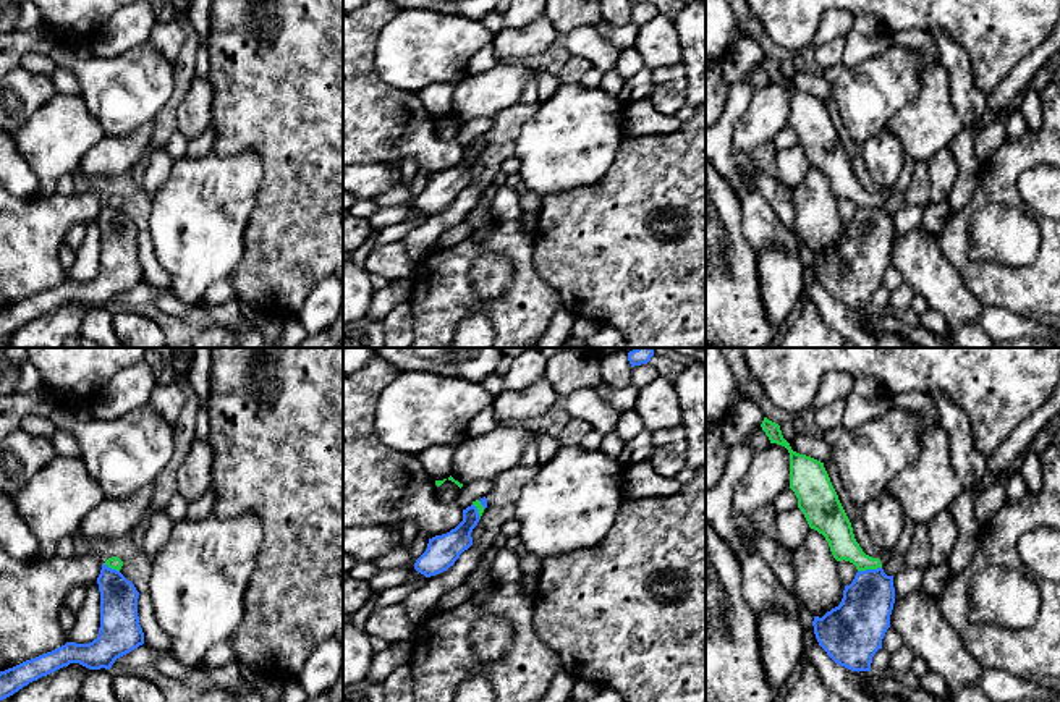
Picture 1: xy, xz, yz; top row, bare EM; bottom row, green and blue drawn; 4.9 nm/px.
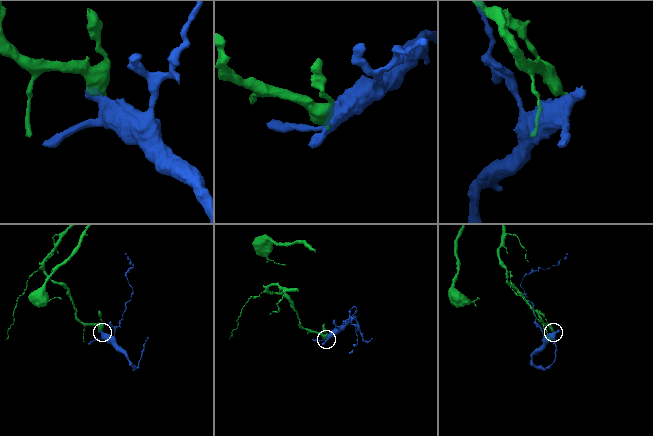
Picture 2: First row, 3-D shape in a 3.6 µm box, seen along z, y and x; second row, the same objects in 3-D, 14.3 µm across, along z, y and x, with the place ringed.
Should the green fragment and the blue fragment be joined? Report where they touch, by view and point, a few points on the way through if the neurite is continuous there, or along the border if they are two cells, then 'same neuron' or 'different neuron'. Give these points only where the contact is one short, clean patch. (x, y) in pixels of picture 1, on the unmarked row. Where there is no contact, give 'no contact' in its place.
meets green in yz at (869, 206); border along yz (881, 204), (858, 209); different neuron

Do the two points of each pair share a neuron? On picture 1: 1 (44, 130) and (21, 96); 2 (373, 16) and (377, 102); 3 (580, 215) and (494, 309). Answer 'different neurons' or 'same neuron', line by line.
1: different neurons
2: same neuron
3: different neurons

